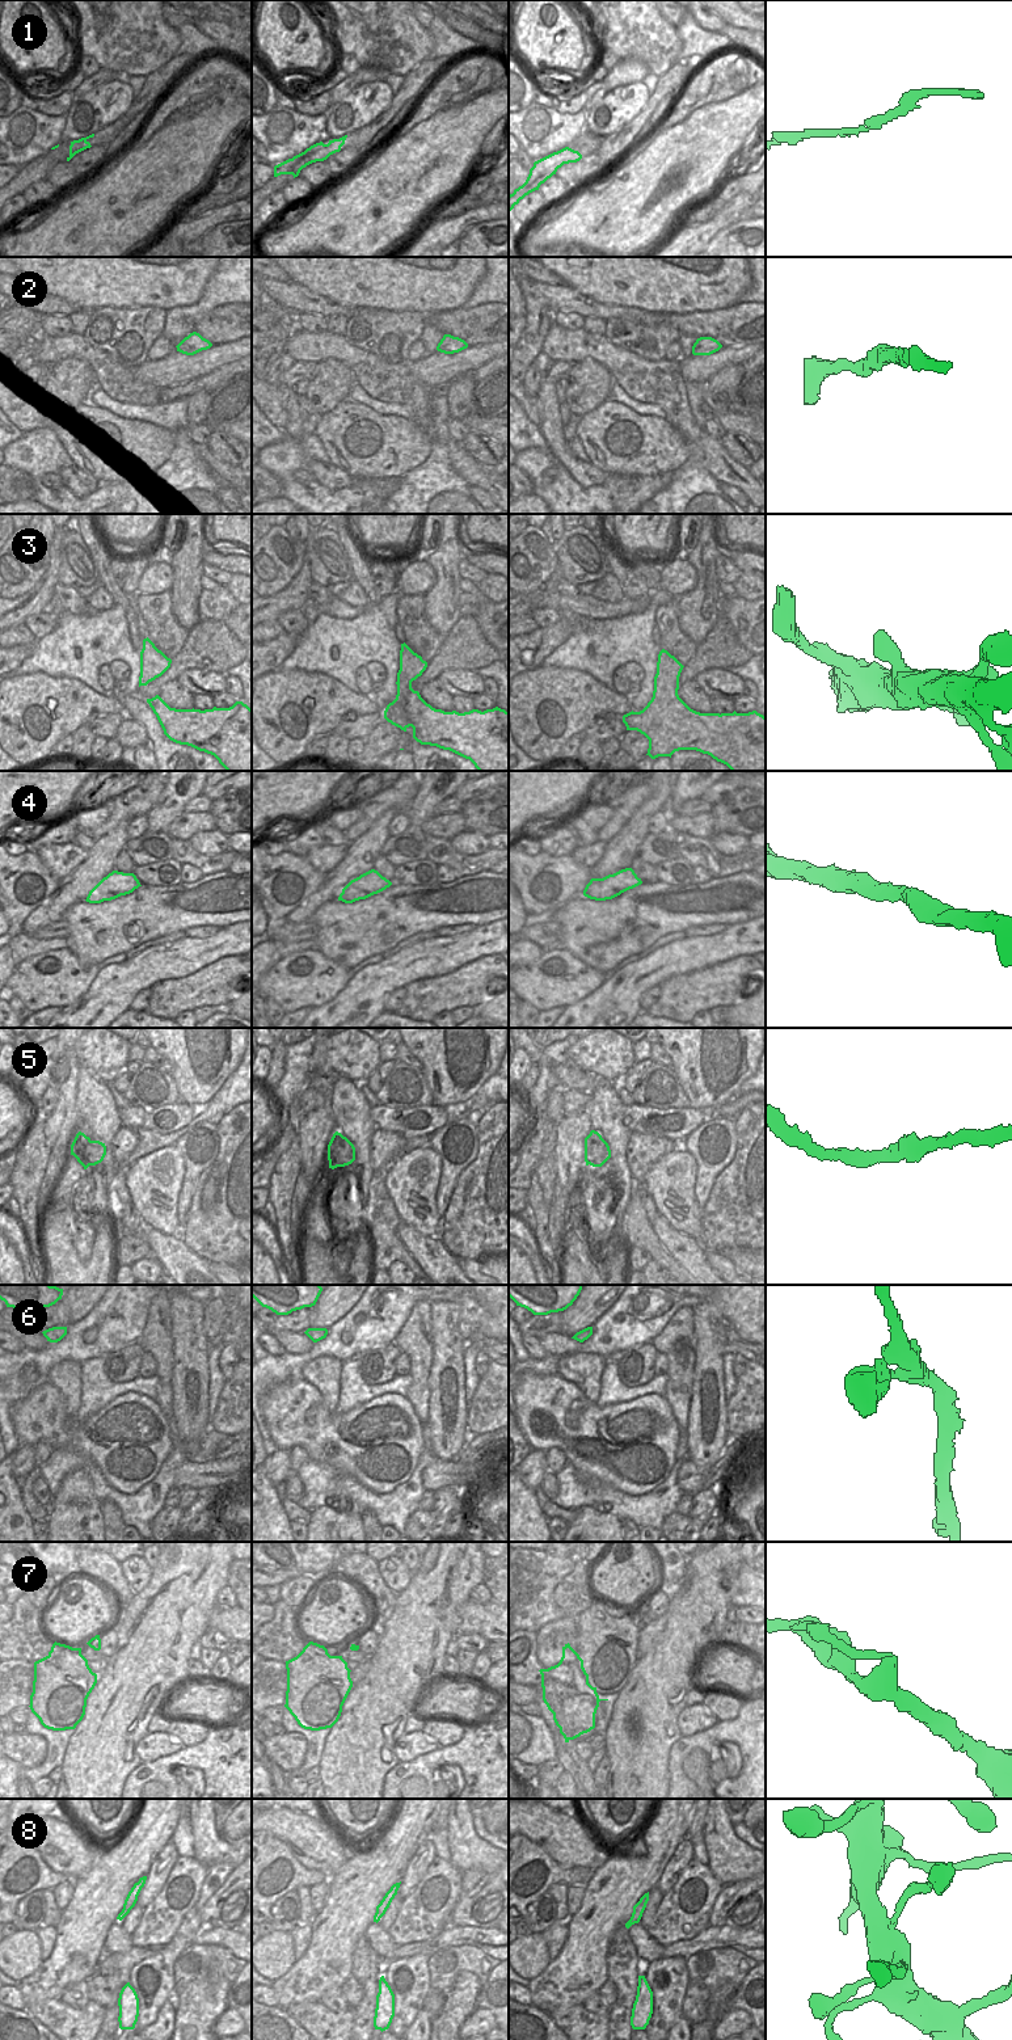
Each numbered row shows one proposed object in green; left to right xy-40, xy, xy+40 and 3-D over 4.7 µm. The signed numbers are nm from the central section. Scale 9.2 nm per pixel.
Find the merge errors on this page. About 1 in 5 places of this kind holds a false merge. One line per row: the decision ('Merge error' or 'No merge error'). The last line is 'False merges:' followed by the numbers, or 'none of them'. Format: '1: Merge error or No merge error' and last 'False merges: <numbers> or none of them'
1: No merge error
2: No merge error
3: No merge error
4: No merge error
5: No merge error
6: No merge error
7: Merge error
8: No merge error
False merges: 7

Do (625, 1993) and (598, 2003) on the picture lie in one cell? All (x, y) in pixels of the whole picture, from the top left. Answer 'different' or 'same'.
different

